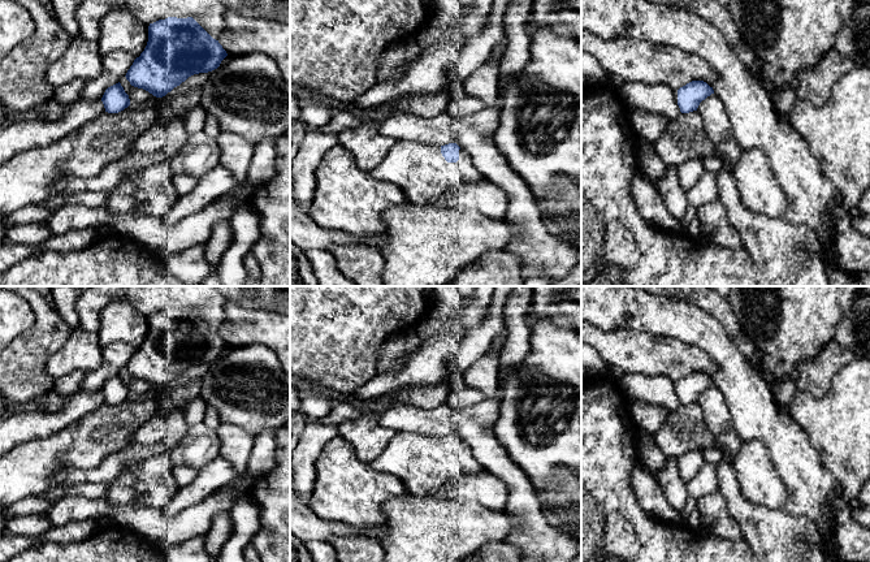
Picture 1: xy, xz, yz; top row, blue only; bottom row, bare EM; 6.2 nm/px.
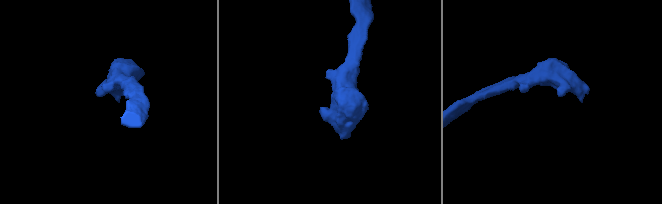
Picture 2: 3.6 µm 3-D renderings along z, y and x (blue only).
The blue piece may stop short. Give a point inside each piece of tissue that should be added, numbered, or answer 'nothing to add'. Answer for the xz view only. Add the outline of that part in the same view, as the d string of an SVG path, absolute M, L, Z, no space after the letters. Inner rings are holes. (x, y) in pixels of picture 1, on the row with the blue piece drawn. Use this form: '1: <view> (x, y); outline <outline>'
1: xz (464, 169); outline M460 148L459 160L456 163L447 163L449 168L462 182L476 182L486 180L473 165L468 154Z

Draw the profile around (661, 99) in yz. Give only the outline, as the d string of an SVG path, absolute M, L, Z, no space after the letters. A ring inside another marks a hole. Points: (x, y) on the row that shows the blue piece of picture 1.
M626 82L619 94L626 105L661 114L670 121L681 113L678 105L678 91L665 83Z

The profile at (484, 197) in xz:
M441 147L436 148L450 181L450 187L434 200L434 204L455 211L477 211L497 220L505 219L508 206L506 194L488 180L462 182L449 168L441 154Z

